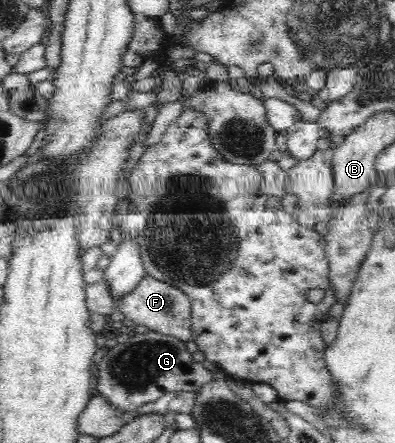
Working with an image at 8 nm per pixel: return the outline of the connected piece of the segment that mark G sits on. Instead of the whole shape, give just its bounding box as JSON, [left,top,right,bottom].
[90,331,214,412]

